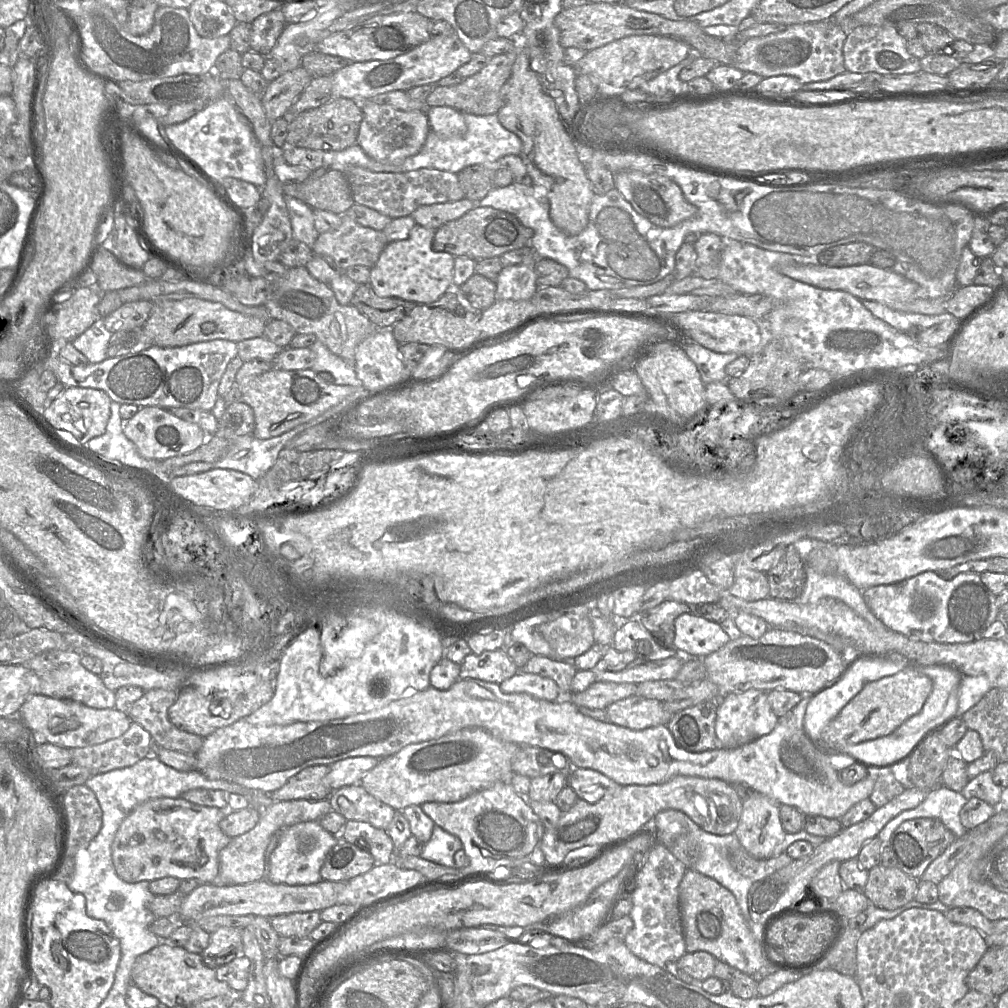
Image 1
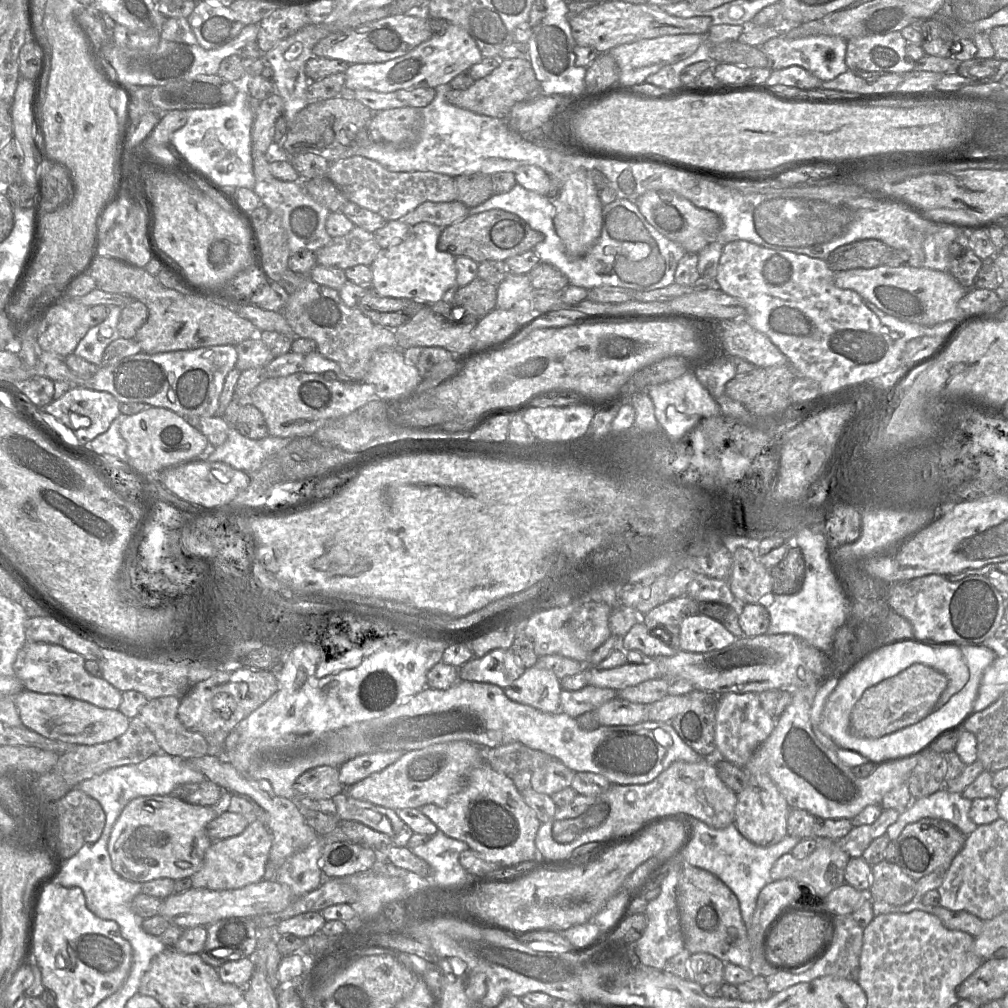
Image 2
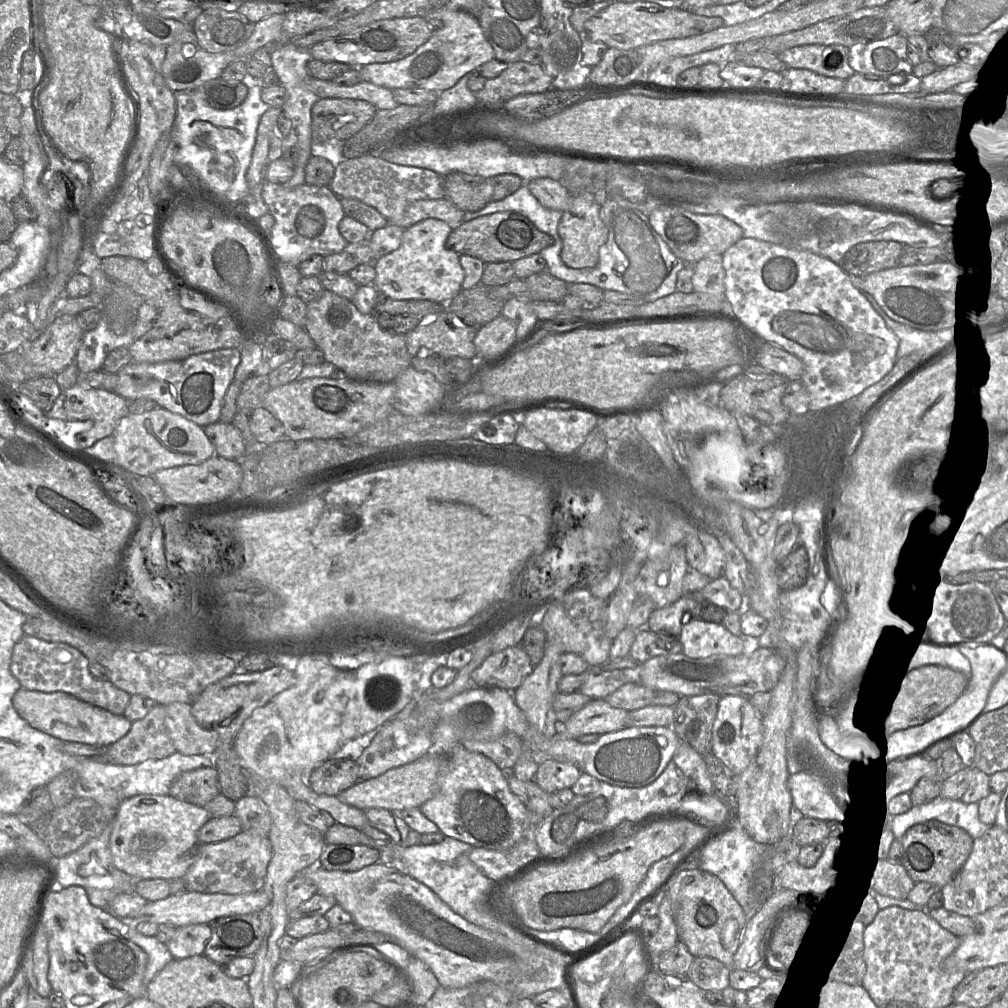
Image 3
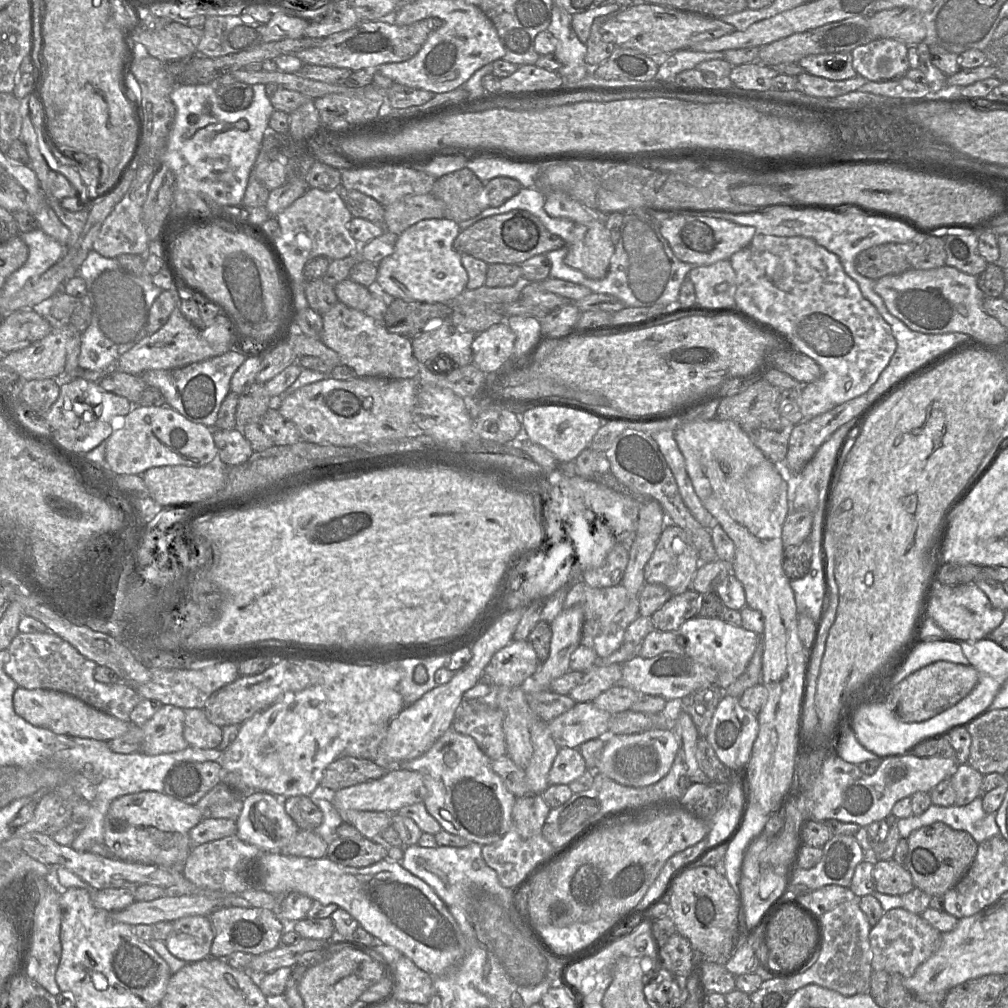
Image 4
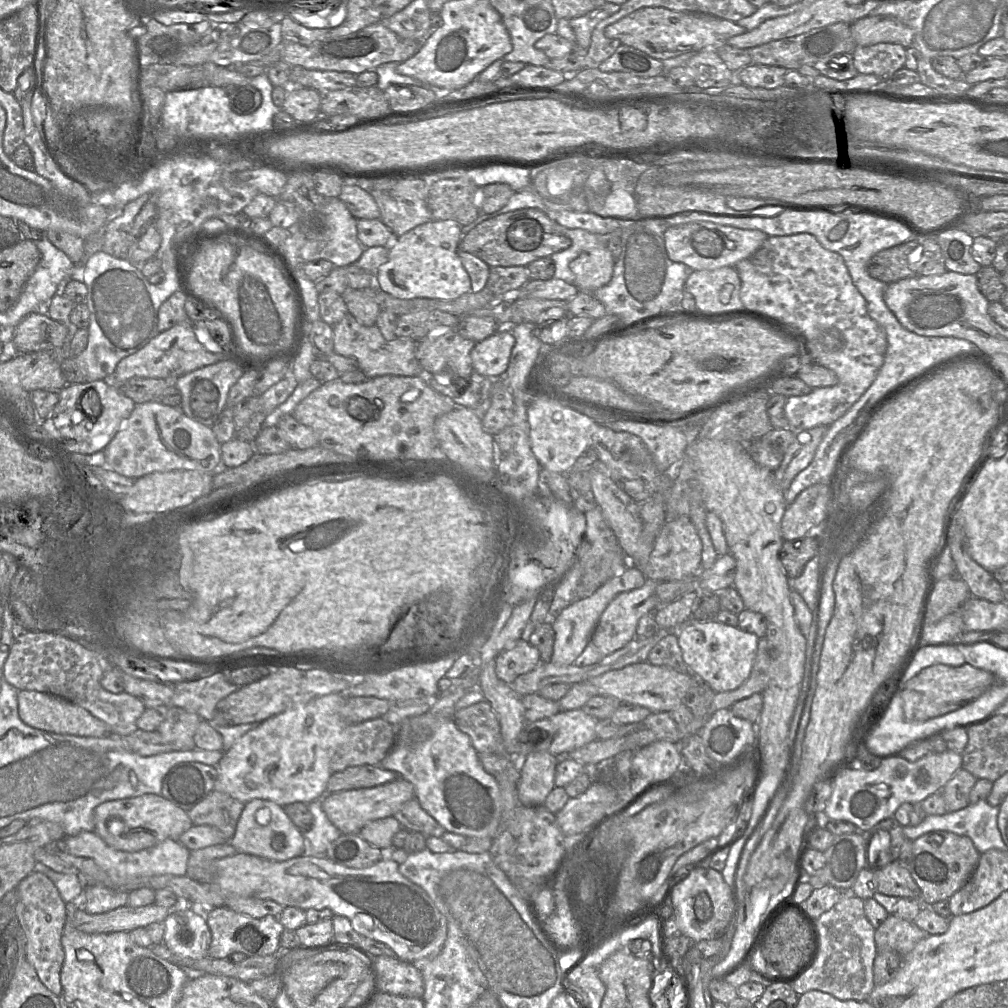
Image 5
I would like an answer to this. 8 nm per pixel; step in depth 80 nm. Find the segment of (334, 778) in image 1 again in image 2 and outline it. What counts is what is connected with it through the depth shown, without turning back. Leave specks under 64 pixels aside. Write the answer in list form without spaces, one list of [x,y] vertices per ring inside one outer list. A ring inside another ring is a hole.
[[[379,751],[359,755],[339,766],[339,780],[347,788],[396,762],[406,751]]]

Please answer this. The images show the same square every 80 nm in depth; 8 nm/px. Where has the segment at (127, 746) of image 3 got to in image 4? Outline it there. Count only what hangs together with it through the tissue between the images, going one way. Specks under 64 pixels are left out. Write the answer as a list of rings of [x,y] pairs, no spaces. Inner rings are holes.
[[[161,705],[152,718],[141,726],[144,739],[140,753],[155,756],[187,748],[183,736],[184,720],[183,709]]]

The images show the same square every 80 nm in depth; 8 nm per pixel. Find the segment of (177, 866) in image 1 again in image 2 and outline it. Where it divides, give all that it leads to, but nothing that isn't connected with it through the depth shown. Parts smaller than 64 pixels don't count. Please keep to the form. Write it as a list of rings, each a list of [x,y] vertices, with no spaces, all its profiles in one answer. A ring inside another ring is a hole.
[[[170,795],[131,800],[118,817],[108,842],[113,870],[123,879],[141,884],[159,878],[174,881],[190,878],[201,868],[206,850],[213,843],[206,833],[206,826],[219,812],[217,808],[190,804]]]

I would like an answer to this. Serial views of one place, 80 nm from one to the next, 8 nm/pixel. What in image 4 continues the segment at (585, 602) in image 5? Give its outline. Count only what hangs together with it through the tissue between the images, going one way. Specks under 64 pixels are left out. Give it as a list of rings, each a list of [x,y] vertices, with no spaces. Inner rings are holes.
[[[573,606],[564,608],[550,623],[552,637],[549,656],[521,685],[527,702],[528,695],[549,690],[552,681],[570,671],[570,657],[581,644],[583,620],[583,608]]]

